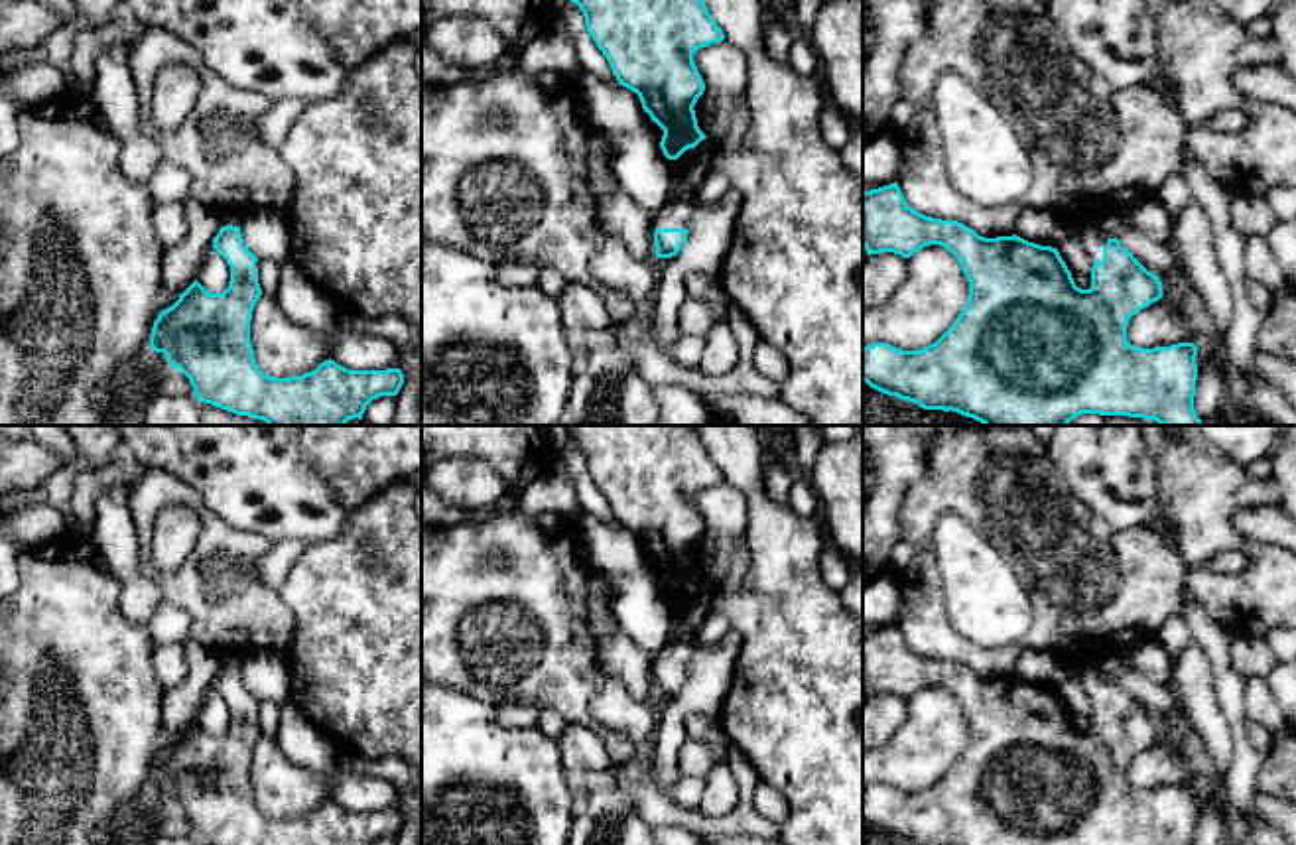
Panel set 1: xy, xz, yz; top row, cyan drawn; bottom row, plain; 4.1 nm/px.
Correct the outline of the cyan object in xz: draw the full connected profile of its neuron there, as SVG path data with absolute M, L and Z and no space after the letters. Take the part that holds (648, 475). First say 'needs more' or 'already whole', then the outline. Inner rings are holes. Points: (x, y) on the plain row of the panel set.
already whole; M565 425L569 441L579 447L585 467L607 498L618 526L638 536L644 553L662 571L660 589L668 601L678 601L707 577L699 571L695 544L705 524L693 504L693 494L723 483L725 475L711 459L705 443L689 425Z

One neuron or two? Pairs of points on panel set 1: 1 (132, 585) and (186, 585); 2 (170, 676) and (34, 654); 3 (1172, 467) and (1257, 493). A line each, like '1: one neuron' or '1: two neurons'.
1: two neurons
2: two neurons
3: one neuron

